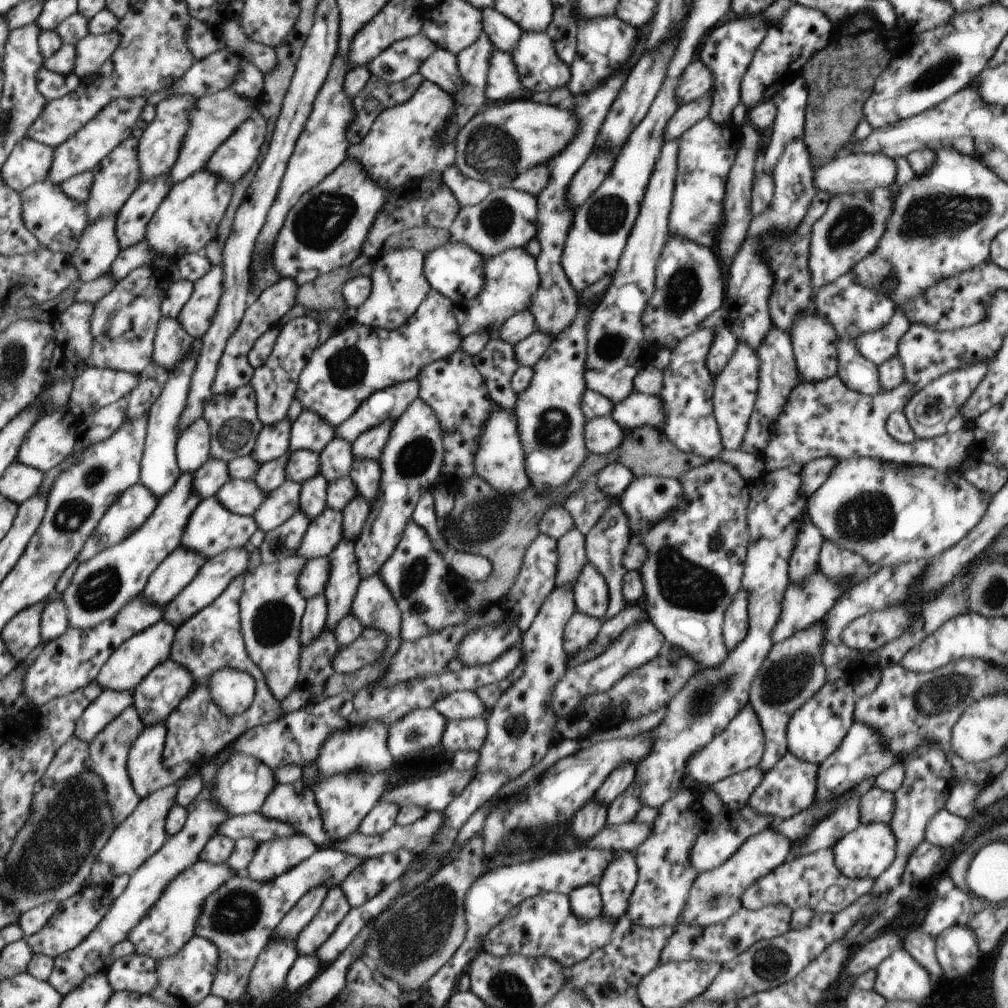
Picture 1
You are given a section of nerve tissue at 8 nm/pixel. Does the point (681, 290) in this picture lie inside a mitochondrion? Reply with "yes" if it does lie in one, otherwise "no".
yes

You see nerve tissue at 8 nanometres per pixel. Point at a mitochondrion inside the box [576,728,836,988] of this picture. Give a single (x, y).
(771, 963)

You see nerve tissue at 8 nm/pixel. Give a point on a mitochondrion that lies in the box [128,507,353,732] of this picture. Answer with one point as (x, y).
(272, 621)

